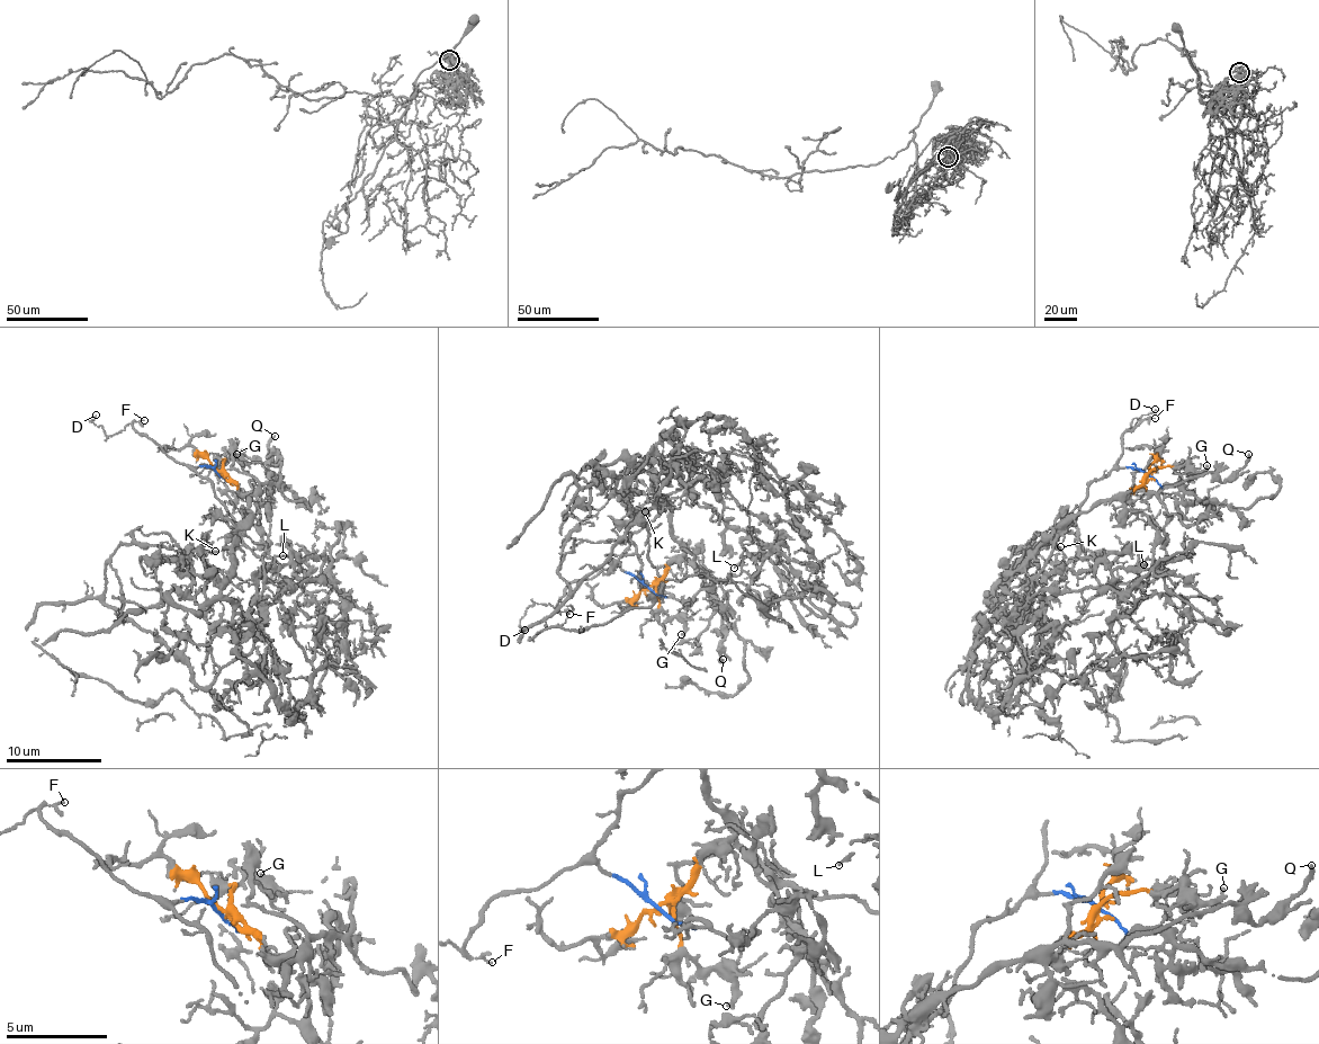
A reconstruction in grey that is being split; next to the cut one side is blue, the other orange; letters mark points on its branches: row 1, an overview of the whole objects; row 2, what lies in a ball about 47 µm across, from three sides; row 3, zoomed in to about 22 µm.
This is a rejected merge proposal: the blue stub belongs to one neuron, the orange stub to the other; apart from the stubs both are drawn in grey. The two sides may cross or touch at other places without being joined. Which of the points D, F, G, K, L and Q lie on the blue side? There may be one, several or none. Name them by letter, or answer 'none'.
D, F

